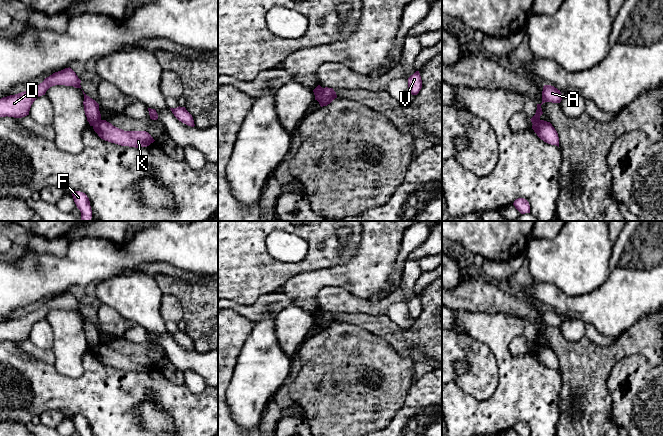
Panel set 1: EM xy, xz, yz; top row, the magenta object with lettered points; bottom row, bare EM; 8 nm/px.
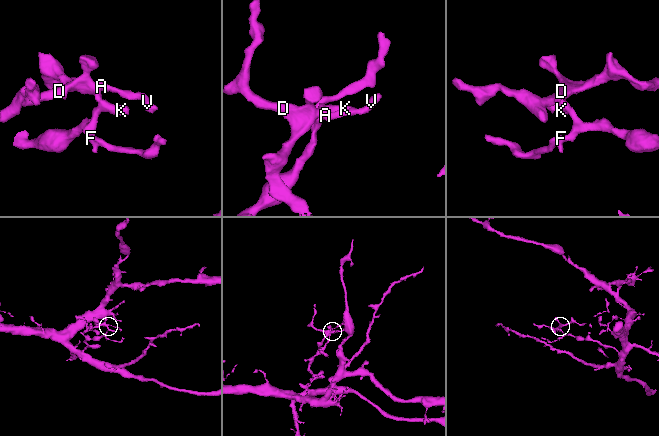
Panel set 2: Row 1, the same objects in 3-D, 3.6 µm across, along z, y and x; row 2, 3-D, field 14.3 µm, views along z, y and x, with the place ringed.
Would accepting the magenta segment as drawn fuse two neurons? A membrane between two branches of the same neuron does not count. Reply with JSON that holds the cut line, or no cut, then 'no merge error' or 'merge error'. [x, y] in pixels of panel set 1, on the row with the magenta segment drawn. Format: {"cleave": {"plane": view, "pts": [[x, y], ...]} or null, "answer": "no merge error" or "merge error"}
{"cleave": {"plane": "xz", "pts": [[323, 88], [315, 96]]}, "answer": "merge error"}

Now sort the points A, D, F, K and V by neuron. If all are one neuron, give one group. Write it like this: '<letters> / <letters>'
A D V / F K

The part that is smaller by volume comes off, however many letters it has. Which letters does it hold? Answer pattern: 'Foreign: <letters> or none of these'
Foreign: A, D, V

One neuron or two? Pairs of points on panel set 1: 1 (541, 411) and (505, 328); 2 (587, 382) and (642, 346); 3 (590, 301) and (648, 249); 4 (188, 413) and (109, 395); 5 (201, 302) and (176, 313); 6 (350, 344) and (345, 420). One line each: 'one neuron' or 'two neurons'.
1: one neuron
2: one neuron
3: one neuron
4: one neuron
5: two neurons
6: one neuron

